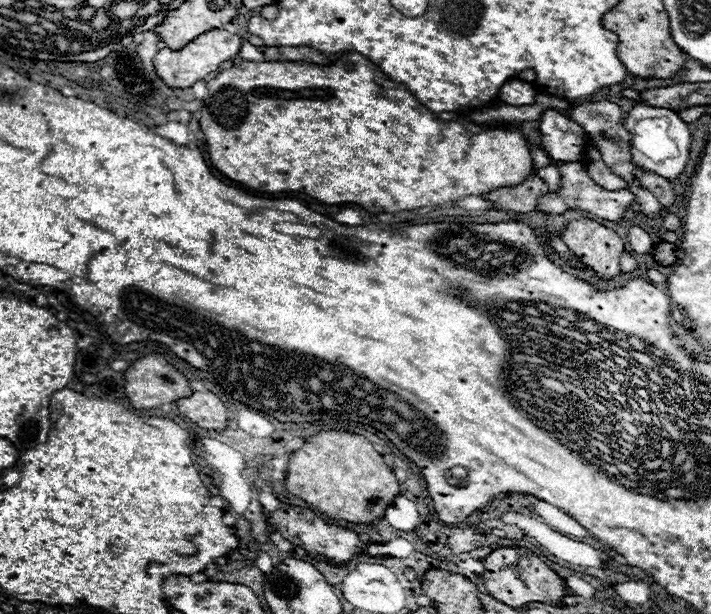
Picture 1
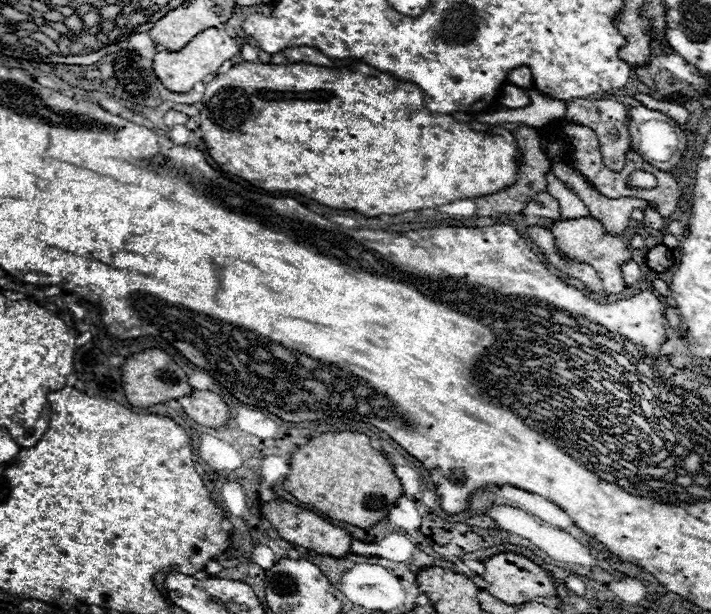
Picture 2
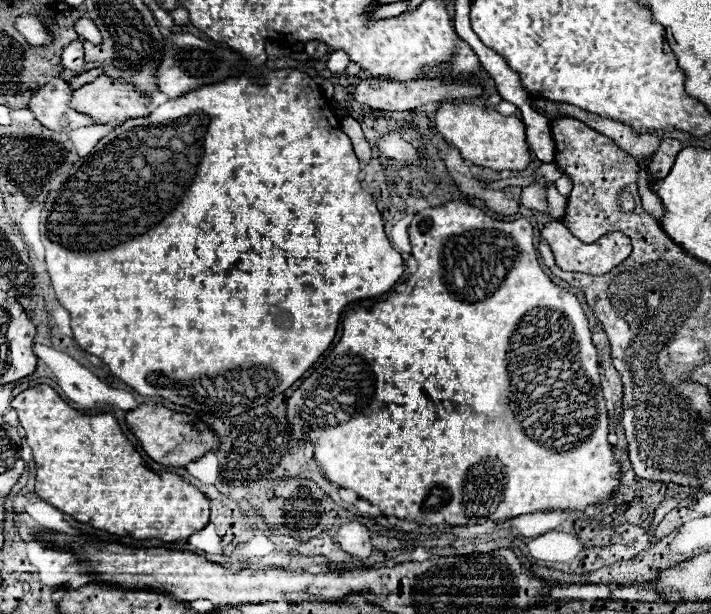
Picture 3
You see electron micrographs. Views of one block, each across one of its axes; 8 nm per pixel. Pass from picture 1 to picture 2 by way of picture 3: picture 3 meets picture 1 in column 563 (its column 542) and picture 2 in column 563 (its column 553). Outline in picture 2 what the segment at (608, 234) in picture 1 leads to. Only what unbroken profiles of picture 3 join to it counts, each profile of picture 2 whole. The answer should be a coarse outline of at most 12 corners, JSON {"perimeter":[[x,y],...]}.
{"perimeter":[[591,216],[550,230],[564,254],[594,266],[606,292],[624,290],[622,238]]}

